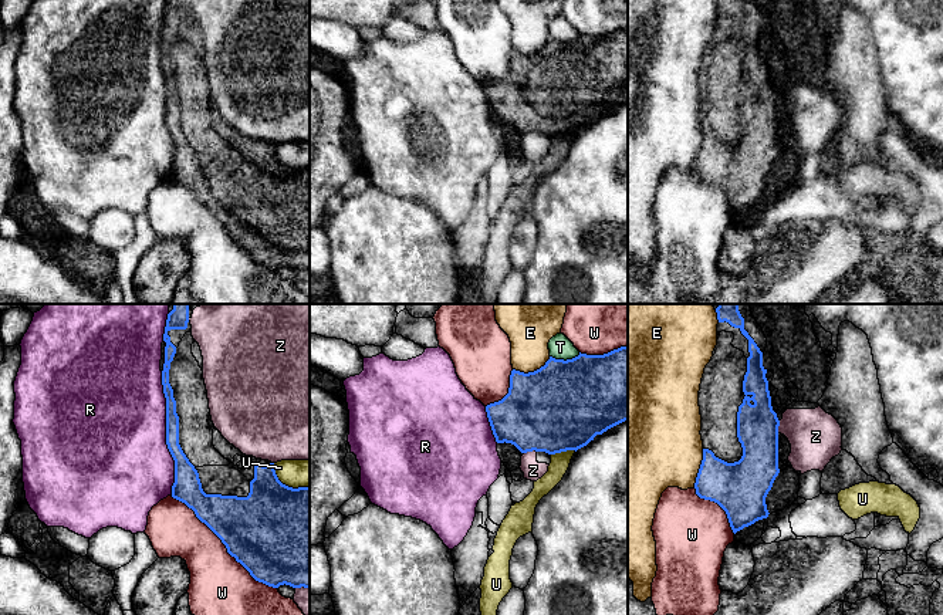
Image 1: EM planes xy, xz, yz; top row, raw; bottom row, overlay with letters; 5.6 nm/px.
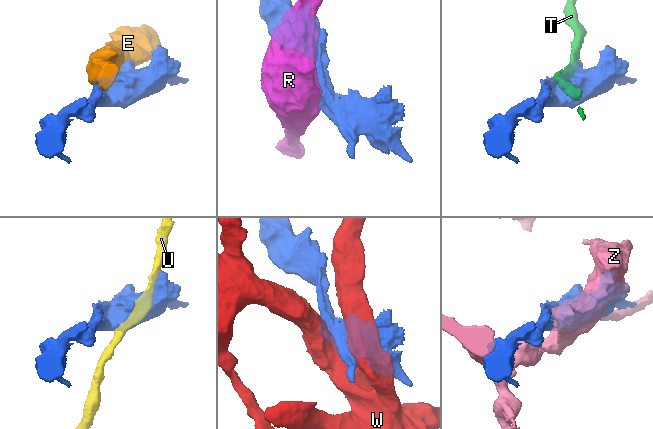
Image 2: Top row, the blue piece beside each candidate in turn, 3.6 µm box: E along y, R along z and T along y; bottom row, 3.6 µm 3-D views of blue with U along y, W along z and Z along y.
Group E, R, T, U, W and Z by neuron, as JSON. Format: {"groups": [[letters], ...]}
{"groups": [["E"], ["R"], ["T"], ["U"], ["W"], ["Z"]]}

